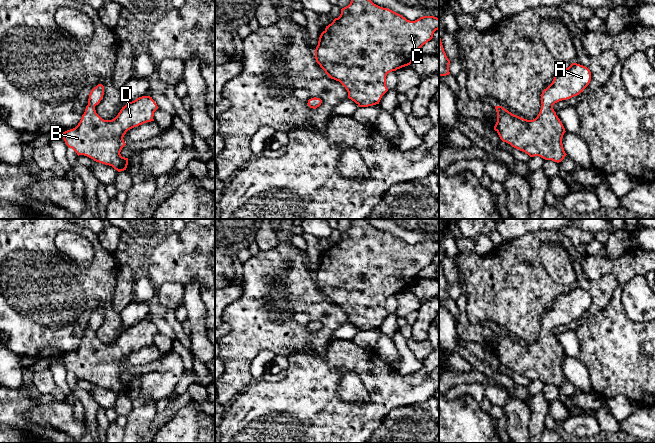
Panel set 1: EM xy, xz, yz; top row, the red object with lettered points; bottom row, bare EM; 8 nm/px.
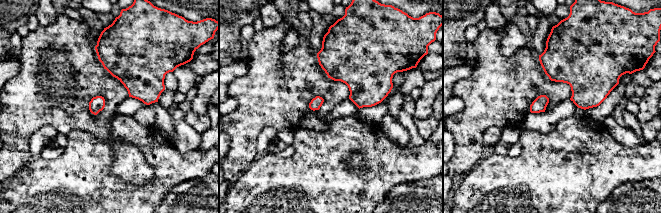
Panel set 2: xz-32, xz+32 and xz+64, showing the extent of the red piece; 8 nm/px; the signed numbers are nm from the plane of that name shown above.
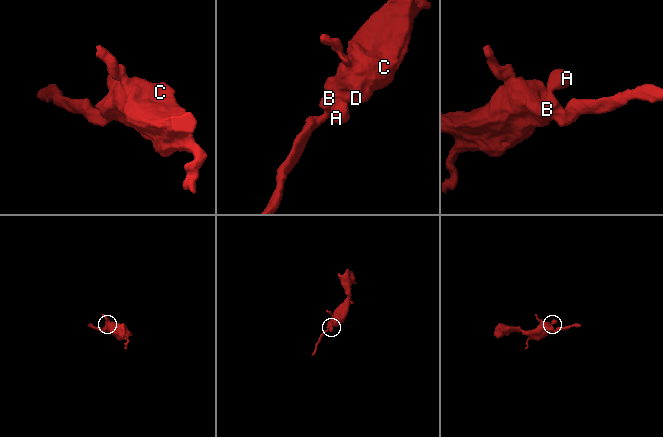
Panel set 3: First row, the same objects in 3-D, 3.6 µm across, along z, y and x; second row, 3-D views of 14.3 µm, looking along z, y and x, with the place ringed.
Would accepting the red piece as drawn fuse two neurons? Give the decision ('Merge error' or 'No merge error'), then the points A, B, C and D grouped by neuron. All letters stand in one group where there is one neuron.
No merge error. Groups: A B C D

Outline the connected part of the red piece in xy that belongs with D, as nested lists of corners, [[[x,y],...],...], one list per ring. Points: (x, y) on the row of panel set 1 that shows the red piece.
[[[98,84],[89,94],[88,105],[78,125],[63,132],[62,136],[78,156],[87,156],[120,172],[128,165],[128,158],[120,154],[126,145],[124,135],[134,127],[154,121],[158,106],[152,97],[142,96],[122,107],[114,119],[104,120],[95,110],[103,95],[104,86]]]

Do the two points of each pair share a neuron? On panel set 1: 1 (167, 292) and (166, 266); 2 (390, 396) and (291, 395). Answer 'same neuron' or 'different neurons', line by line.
1: different neurons
2: same neuron

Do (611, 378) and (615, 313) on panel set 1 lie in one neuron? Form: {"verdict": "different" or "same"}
{"verdict": "same"}

